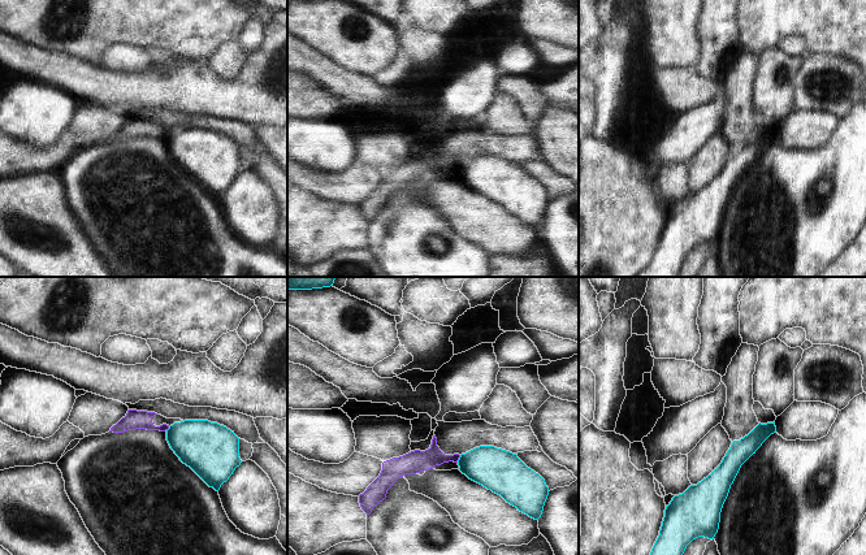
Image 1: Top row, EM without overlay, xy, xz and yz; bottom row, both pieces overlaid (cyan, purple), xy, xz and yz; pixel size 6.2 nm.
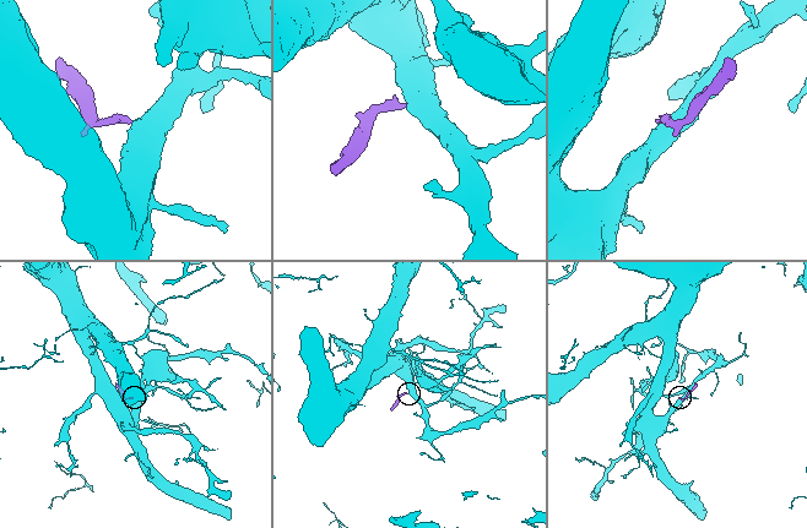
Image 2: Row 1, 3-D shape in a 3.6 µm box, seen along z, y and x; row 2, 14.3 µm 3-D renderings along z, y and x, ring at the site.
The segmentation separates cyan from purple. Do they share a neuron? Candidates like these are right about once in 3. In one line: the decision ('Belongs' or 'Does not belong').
Does not belong

